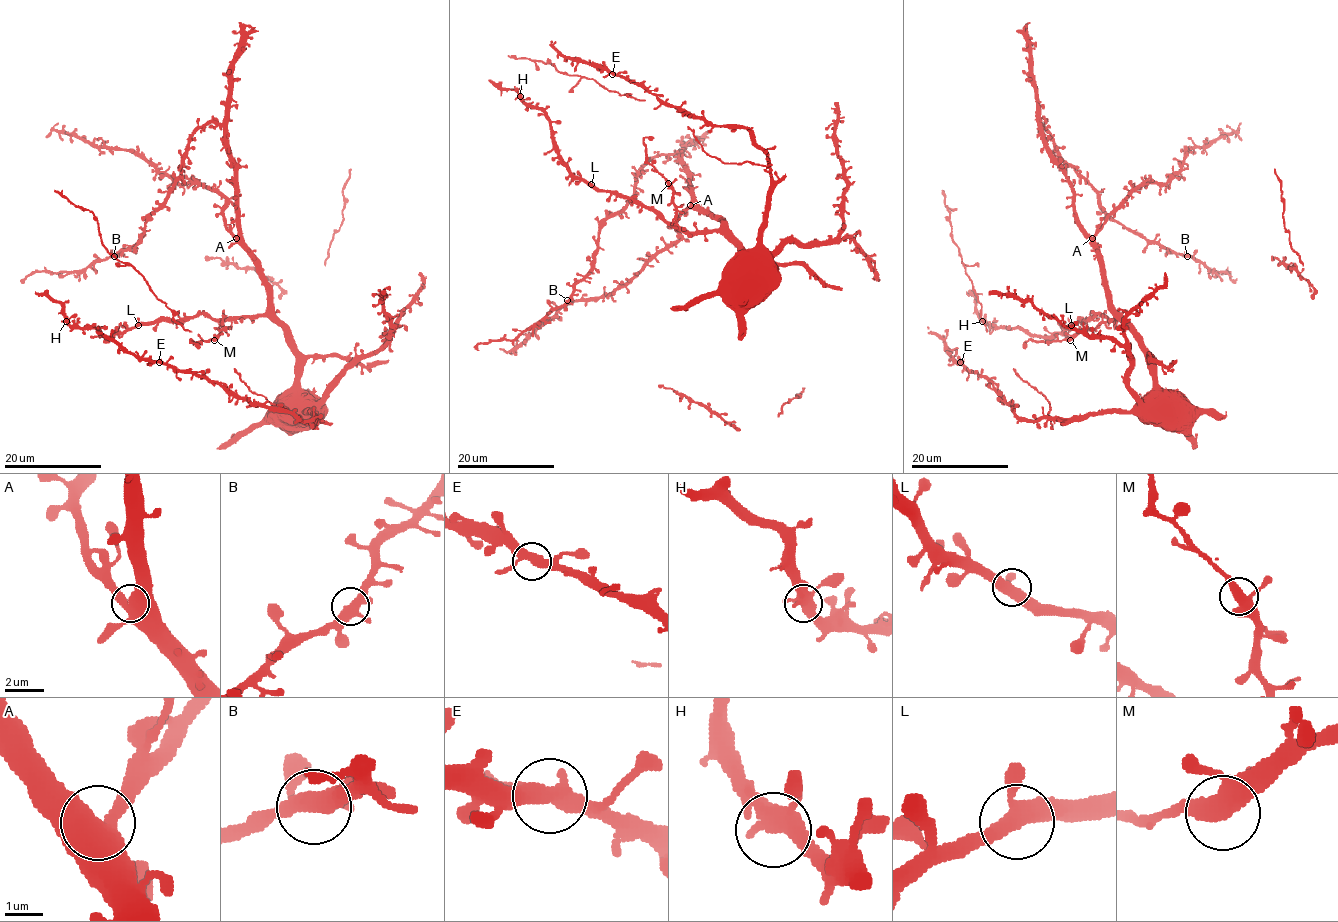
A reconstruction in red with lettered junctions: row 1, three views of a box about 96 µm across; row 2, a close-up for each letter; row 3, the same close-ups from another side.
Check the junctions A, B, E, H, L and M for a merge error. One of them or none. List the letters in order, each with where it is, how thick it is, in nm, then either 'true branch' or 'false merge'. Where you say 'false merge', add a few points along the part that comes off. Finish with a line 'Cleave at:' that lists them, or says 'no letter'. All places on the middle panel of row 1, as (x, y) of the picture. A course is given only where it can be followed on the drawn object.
A: (690, 205) | 460 nm | true branch
B: (567, 300) | 400 nm | true branch
E: (612, 74) | 400 nm | true branch
H: (520, 96) | 400 nm | true branch
L: (591, 184) | 400 nm | true branch
M: (668, 183) | 400 nm | true branch
Cleave at: no letter

